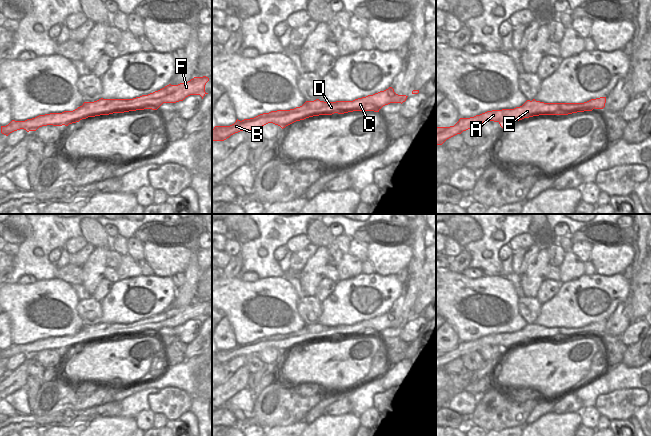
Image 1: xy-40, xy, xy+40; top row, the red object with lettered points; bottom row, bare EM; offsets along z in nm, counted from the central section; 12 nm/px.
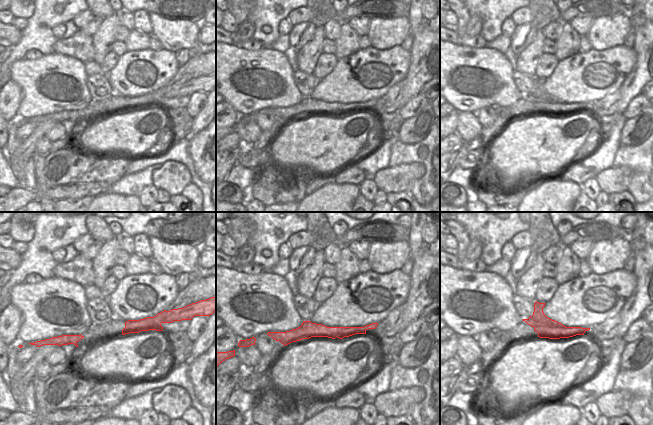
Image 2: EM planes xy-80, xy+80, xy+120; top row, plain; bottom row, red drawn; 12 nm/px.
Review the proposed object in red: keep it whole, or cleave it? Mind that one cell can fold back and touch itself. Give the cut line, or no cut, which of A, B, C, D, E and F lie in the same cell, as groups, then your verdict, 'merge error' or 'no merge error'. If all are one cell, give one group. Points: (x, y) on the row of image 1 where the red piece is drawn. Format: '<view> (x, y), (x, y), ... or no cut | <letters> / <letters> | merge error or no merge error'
no cut | A B C D E F | no merge error

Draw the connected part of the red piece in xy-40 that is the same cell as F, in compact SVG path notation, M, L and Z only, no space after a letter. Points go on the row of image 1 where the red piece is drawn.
M206 76L194 77L188 82L178 85L169 84L158 91L133 99L101 98L94 102L84 102L82 106L73 111L39 115L25 121L12 120L8 125L1 126L1 133L8 136L10 133L20 129L29 132L36 131L39 127L47 125L68 126L69 124L79 122L88 117L144 109L157 110L163 103L183 101L190 95L200 95L203 99L203 97L208 94L205 92L205 85L208 81L209 78Z

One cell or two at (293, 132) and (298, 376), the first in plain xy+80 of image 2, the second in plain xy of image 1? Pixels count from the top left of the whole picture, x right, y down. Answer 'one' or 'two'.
one

